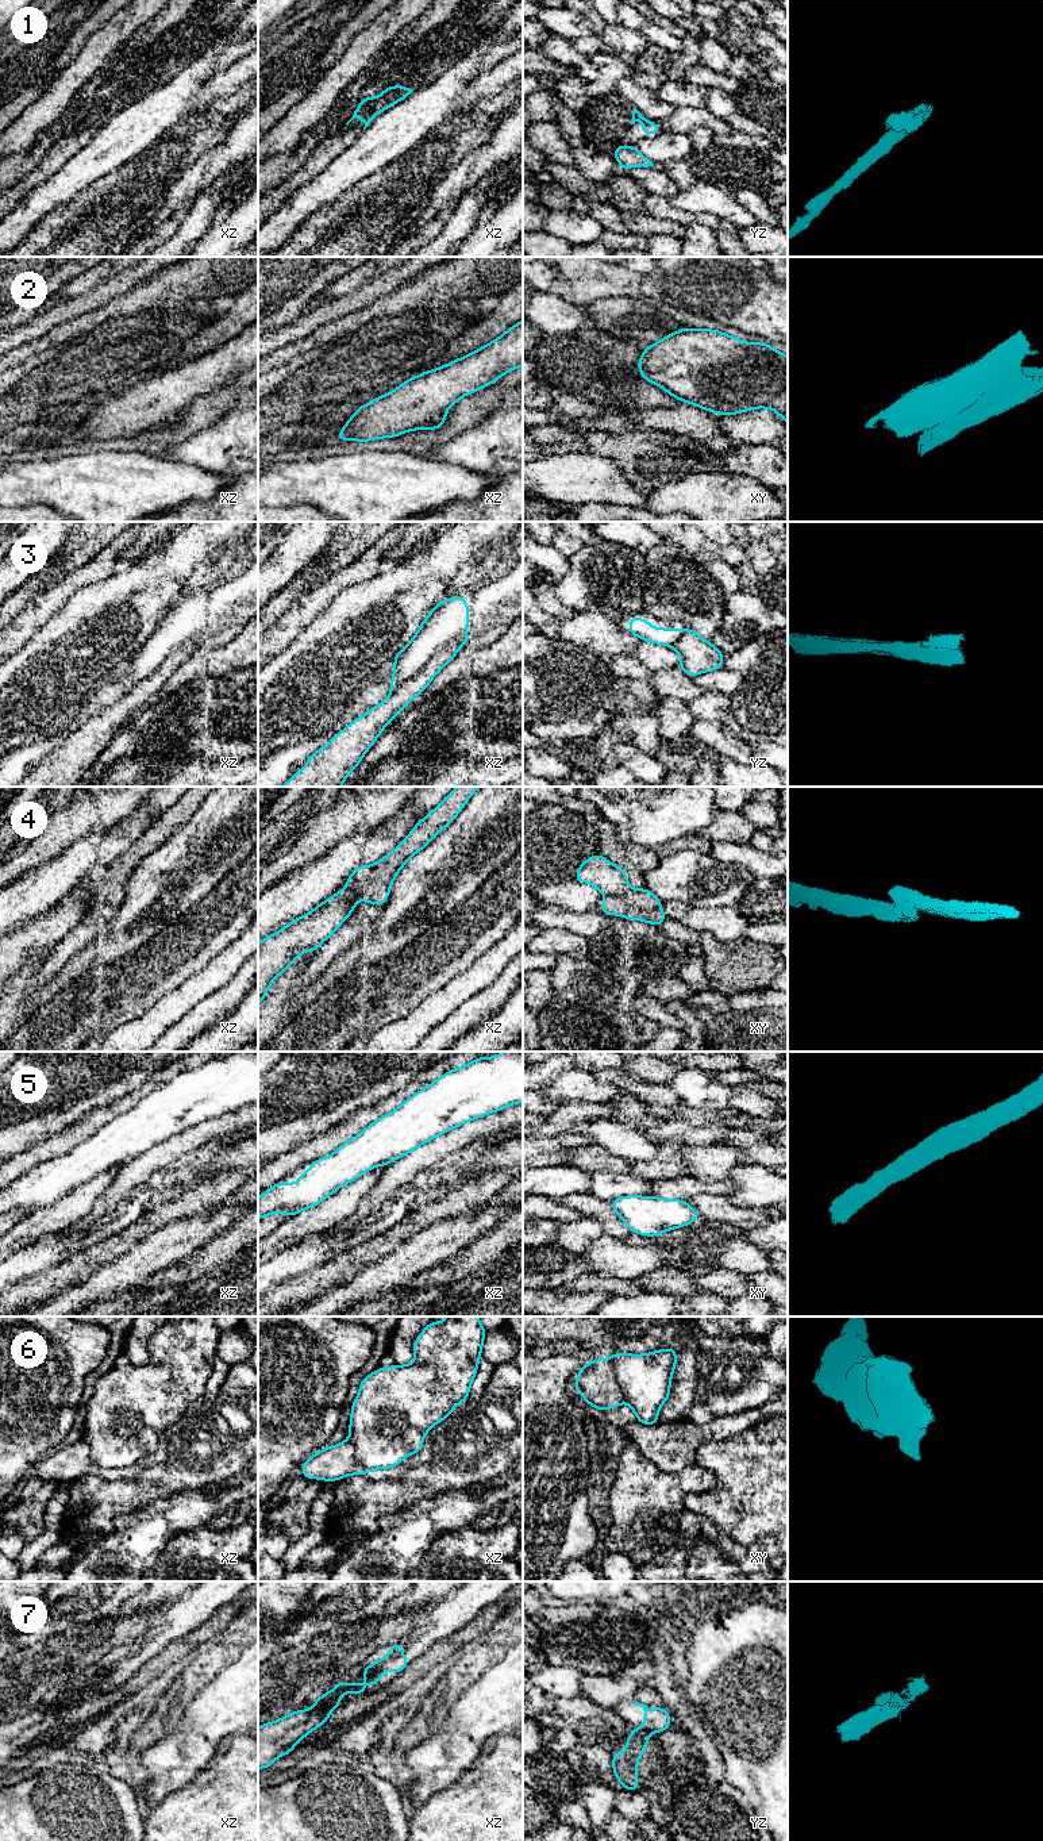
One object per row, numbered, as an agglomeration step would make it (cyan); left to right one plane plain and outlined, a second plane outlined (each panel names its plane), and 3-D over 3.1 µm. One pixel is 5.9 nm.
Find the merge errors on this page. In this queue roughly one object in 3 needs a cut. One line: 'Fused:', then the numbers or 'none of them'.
Fused: 1, 3, 4, 6, 7

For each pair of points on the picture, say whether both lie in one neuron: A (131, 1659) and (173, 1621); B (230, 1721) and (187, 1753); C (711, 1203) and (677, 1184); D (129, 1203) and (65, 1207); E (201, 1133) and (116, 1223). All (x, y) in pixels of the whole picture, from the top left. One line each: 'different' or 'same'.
A: same
B: same
C: different
D: different
E: different

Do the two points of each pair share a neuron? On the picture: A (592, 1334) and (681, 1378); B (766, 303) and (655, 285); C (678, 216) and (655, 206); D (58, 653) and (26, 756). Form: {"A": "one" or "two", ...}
{"A": "one", "B": "one", "C": "one", "D": "two"}

